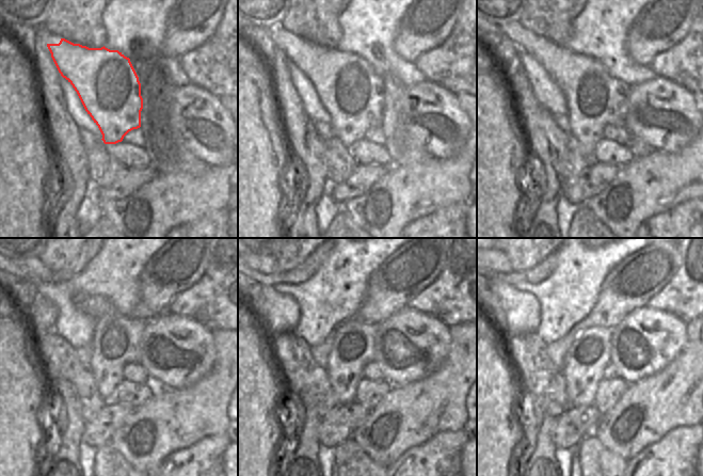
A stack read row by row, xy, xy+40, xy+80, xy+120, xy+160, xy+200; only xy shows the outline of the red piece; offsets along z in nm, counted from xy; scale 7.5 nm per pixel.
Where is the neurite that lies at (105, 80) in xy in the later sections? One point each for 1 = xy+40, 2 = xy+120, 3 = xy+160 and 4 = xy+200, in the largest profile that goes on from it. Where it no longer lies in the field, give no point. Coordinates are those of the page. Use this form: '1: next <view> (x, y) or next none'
1: next xy+40 (352, 94)
2: next xy+120 (116, 342)
3: next xy+160 (354, 346)
4: next xy+200 (588, 356)

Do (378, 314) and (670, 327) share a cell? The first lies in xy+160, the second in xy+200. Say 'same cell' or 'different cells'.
different cells

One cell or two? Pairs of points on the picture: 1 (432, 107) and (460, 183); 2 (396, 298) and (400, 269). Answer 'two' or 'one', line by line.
1: two
2: one

